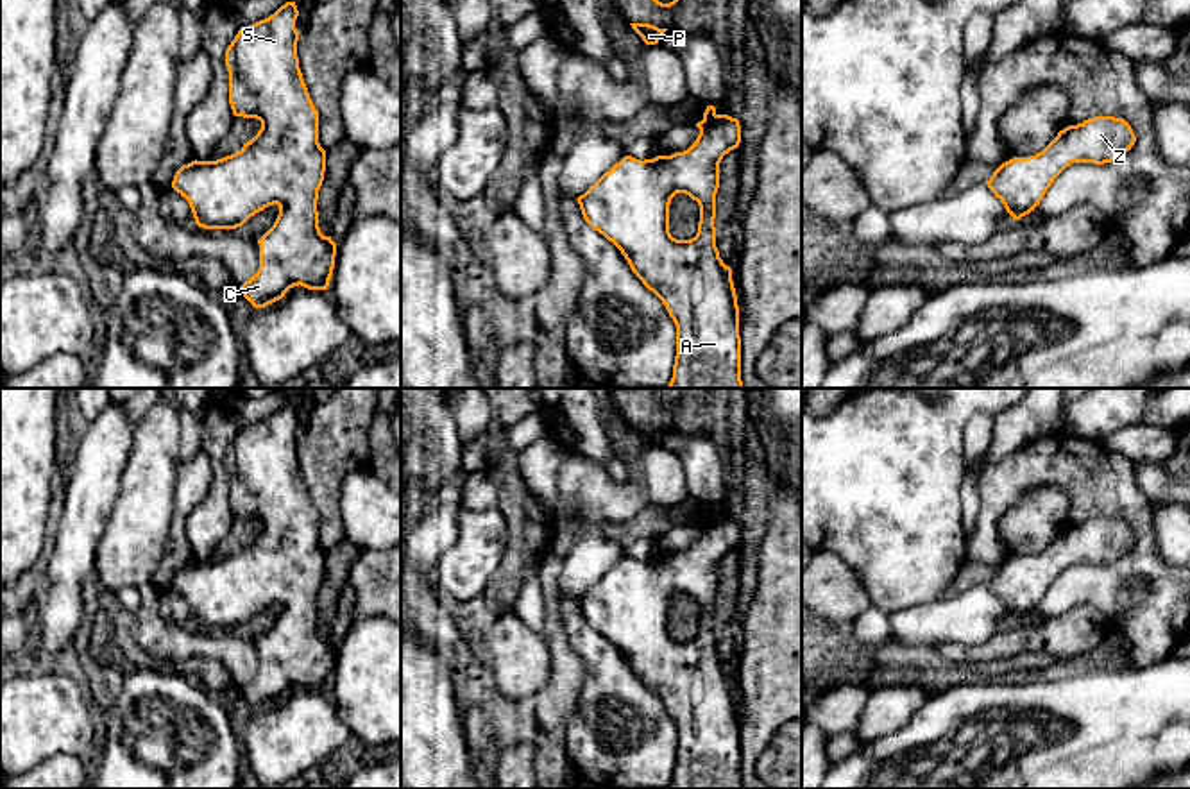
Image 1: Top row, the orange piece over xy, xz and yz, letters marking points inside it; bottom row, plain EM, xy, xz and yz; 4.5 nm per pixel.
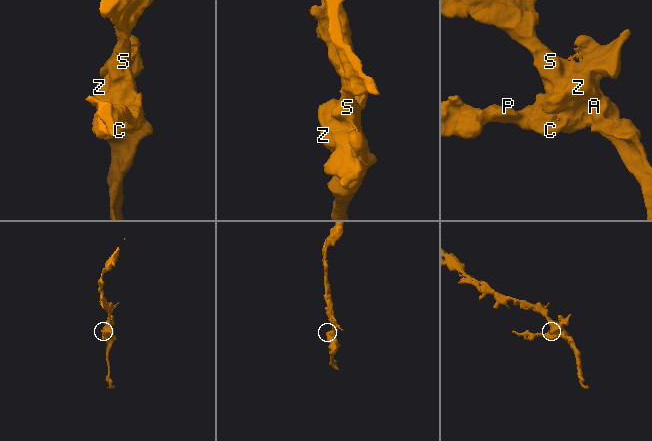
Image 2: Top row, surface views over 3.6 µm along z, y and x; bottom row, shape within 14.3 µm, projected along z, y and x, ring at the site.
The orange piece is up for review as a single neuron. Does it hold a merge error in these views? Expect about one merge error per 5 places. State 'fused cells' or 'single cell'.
single cell

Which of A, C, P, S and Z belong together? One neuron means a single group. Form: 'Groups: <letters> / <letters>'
Groups: A C P S Z

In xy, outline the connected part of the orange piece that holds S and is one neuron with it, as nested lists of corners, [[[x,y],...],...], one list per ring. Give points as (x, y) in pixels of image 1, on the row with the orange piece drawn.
[[[286,2],[268,18],[242,27],[225,50],[233,115],[259,120],[258,134],[231,156],[183,165],[172,181],[172,188],[188,200],[195,224],[204,229],[236,229],[265,208],[279,206],[274,225],[258,240],[259,268],[240,286],[254,308],[283,299],[299,284],[327,290],[335,268],[336,243],[319,227],[326,150],[319,143],[319,111],[299,68],[297,16],[295,2]]]

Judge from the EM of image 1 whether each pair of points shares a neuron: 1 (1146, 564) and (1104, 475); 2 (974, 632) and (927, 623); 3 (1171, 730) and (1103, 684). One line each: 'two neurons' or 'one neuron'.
1: one neuron
2: one neuron
3: one neuron

